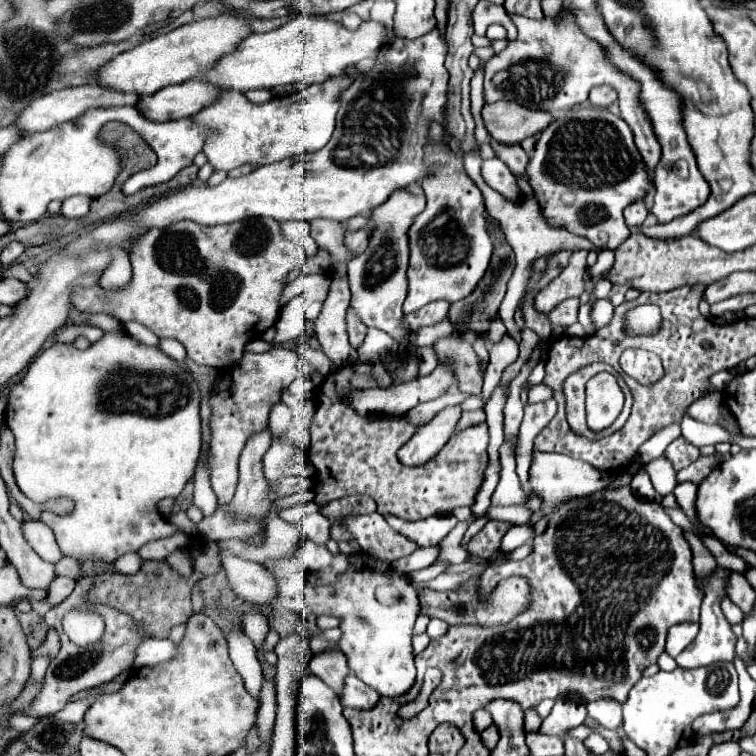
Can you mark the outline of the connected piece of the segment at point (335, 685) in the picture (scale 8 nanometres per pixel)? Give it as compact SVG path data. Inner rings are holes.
M341 649L325 651L321 655L315 655L309 661L309 667L317 671L317 675L337 693L341 695L341 689L345 685L345 677L349 675L349 667L345 663L345 655L341 655Z

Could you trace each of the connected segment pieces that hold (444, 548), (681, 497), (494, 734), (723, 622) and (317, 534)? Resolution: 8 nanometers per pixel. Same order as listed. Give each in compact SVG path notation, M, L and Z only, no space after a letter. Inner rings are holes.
M457 523L457 527L441 541L441 551L437 561L449 563L465 563L467 561L467 551L463 547L459 547L459 541L465 535L469 525L471 523Z
M683 482L678 484L673 493L675 497L677 497L677 505L679 505L679 509L689 517L689 521L693 523L693 527L701 533L701 537L707 537L707 533L703 531L703 527L697 523L697 519L695 519L695 515L697 515L697 511L695 511L695 499L697 499L697 493L695 492L695 485L691 482Z
M495 725L487 727L487 729L481 733L481 739L483 739L483 745L485 745L489 751L493 751L493 747L495 747L497 741L499 741L499 731L497 731L497 727L495 727Z
M717 565L717 569L705 579L705 583L703 583L703 603L701 603L701 621L699 621L701 631L695 637L695 641L689 647L685 647L683 653L679 653L675 657L679 667L693 669L693 667L711 665L713 661L733 661L735 659L736 651L731 651L731 645L736 646L737 638L732 631L731 624L725 619L725 615L721 611L721 599L727 595L725 585L727 585L729 573L731 573L731 569Z
M313 513L313 515L307 515L303 517L301 521L301 527L303 531L317 543L325 543L327 537L329 537L329 519L323 517L321 513Z

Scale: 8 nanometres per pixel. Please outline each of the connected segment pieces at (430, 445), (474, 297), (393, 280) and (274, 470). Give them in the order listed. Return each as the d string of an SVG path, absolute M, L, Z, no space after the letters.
M447 407L441 413L437 413L427 425L421 427L401 449L399 449L399 461L409 467L423 465L425 461L433 459L443 445L449 441L449 437L455 431L457 417L461 417L461 407Z
M497 229L497 231L493 231L493 255L491 255L491 261L489 261L489 269L485 271L485 275L481 277L481 281L477 283L477 287L473 289L473 293L467 295L463 301L453 303L451 309L449 309L449 321L451 321L453 333L461 333L461 335L475 333L475 335L487 337L491 317L499 311L499 305L501 305L501 301L505 297L507 283L511 279L513 269L515 269L515 253L507 245L503 231Z
M395 191L389 201L373 209L373 233L369 247L357 259L347 265L347 279L351 289L351 309L367 327L375 327L391 335L395 341L409 337L409 331L401 327L401 305L407 295L405 271L409 265L409 247L407 247L407 229L413 221L413 215L419 215L425 209L423 195L411 195L407 191Z
M275 435L269 451L263 455L263 473L275 483L287 475L305 475L309 471L309 463L305 455L291 443L283 439L283 435Z

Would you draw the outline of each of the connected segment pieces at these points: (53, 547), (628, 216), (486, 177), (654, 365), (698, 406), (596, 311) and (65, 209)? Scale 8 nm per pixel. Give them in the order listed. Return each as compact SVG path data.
M25 521L23 523L23 537L25 541L33 547L33 551L43 559L43 561L49 561L49 563L57 563L63 555L61 555L61 549L57 547L57 541L55 541L55 535L53 531L41 523L41 521Z
M637 199L635 203L631 203L631 205L625 209L625 223L627 223L629 227L639 227L639 225L643 225L643 221L647 219L647 215L649 215L649 211L647 211L643 199Z
M497 157L485 159L481 165L481 177L491 189L499 191L503 197L511 201L517 201L521 197L521 191L515 183L513 173L509 171L509 167L505 167L505 163L501 163L501 159Z
M643 349L623 351L623 355L619 357L619 367L623 369L623 373L627 373L645 387L653 387L665 375L665 369L657 355Z
M709 393L695 401L689 407L689 415L701 423L719 423L719 393Z
M599 299L599 301L595 301L595 307L593 307L593 321L595 321L597 329L605 327L605 323L611 321L614 309L615 307L611 305L611 301L607 301L607 299Z
M83 195L69 197L61 205L61 213L69 219L85 217L89 213L89 203L91 203L91 199L83 197Z

